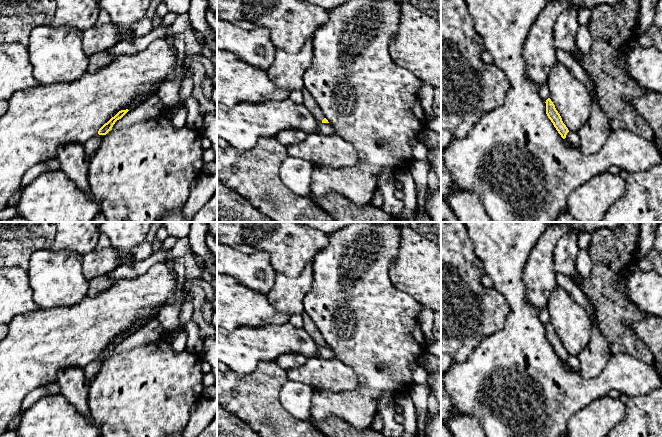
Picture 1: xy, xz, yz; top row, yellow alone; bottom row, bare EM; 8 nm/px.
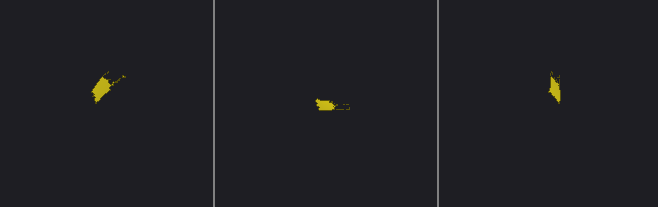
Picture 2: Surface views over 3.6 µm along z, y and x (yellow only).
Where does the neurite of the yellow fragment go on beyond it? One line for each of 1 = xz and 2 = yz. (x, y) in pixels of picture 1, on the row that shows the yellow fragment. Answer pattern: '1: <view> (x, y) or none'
1: xz (309, 102)
2: none

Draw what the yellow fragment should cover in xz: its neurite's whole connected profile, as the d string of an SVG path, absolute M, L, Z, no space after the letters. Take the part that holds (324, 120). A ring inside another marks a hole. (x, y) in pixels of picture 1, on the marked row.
M304 88L302 90L302 95L304 97L303 105L311 112L316 120L322 123L329 123L311 93Z

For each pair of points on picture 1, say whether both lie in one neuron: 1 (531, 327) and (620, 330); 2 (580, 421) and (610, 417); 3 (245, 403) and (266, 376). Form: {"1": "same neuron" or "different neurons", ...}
{"1": "different neurons", "2": "same neuron", "3": "same neuron"}

